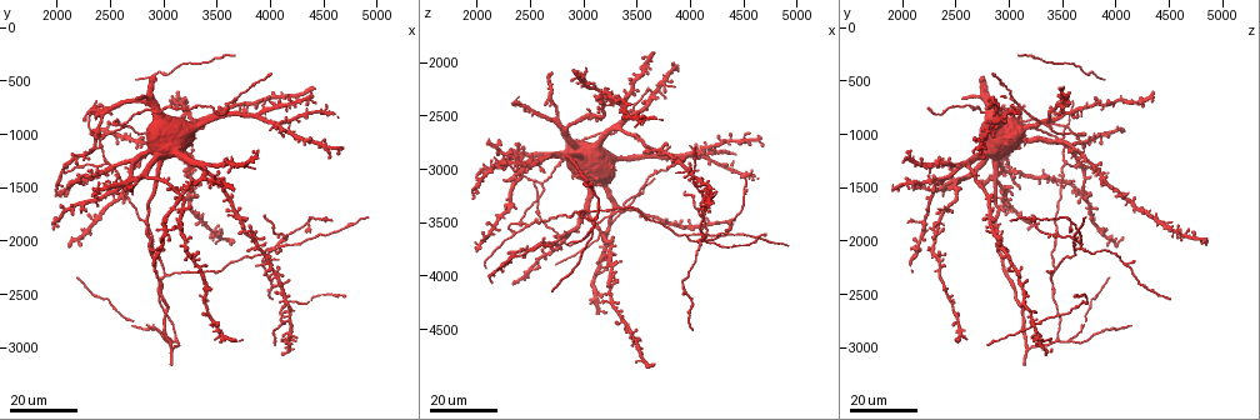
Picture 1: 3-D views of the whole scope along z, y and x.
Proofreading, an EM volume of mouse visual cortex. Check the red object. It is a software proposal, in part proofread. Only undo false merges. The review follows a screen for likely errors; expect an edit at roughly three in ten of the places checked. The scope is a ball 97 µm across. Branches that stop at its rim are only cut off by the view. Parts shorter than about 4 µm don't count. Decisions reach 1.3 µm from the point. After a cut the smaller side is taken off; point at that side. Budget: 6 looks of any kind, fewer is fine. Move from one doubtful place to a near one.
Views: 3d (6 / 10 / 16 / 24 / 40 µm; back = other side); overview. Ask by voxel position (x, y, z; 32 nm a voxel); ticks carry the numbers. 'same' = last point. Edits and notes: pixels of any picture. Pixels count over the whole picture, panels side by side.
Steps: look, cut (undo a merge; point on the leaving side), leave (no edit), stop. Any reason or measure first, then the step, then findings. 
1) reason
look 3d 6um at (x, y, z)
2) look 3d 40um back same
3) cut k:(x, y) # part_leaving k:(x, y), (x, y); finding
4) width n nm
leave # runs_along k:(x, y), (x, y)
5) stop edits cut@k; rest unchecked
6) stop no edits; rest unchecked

look 3d 24um at (3080, 2940, 3540)

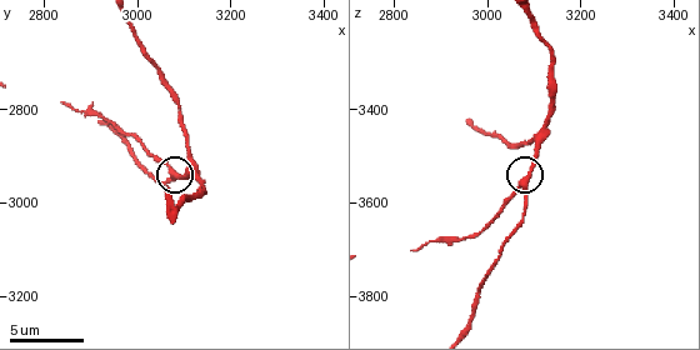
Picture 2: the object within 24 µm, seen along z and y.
look 3d 10um at (3075, 2935, 3560)

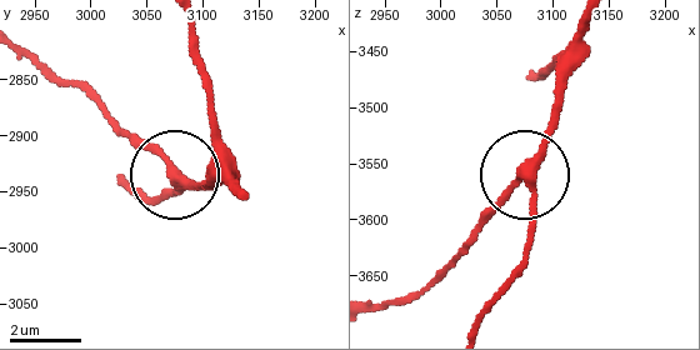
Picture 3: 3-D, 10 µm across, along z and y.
arms 3
leave # runs_along 3:(583, 26), (553, 134), (529, 179), (524, 275); all the same neuron

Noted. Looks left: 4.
sudden change in width
look 3d 10um at (2870, 2805, 3685)

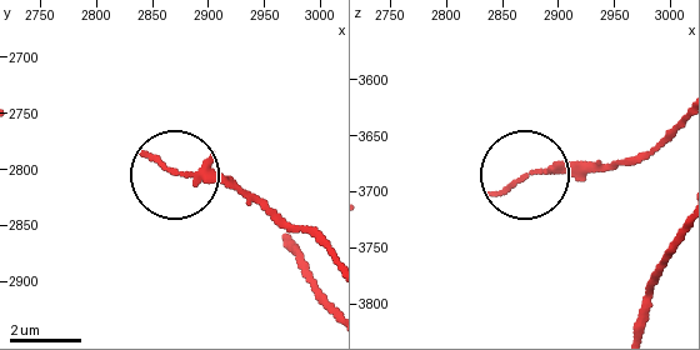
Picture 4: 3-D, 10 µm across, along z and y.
leave # runs_along 4:(323, 248), (269, 220), (233, 188), (173, 175); one neuron here

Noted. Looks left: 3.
thin arm on a thick one
look 3d 16um at (4080, 2800, 3200)

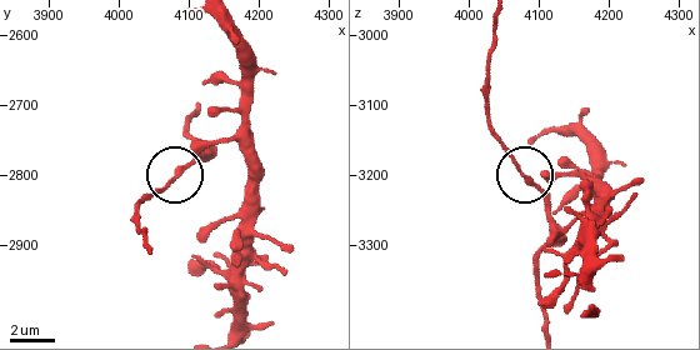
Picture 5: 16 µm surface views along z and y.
look 3d 6um at (4095, 2785, 3220)

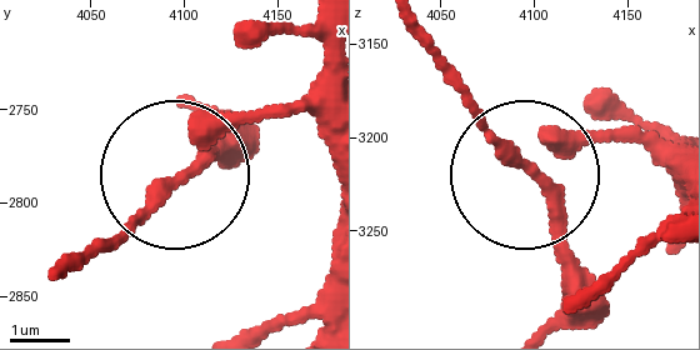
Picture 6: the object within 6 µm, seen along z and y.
side_arm 18 um
leave # runs_along 6:(329, 20), (315, 79), (225, 124), (95, 254); continuous, no second neuron

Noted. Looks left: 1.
stop no edits; rest unchecked

